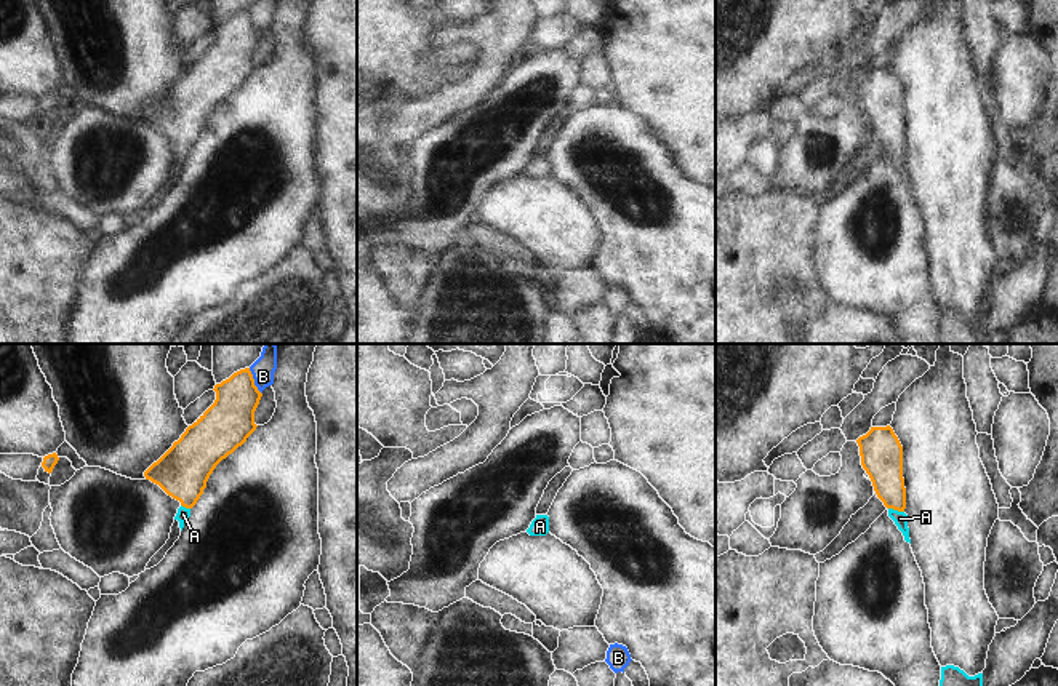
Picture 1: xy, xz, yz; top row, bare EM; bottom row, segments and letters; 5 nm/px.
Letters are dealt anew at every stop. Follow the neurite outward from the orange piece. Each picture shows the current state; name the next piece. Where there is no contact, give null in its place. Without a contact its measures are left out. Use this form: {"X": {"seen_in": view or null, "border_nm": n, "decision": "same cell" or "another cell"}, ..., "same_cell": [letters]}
{"A": {"seen_in": "yz", "border_nm": 80, "decision": "same cell"}, "B": {"seen_in": "xy", "border_nm": 150, "decision": "another cell"}, "same_cell": ["A"]}

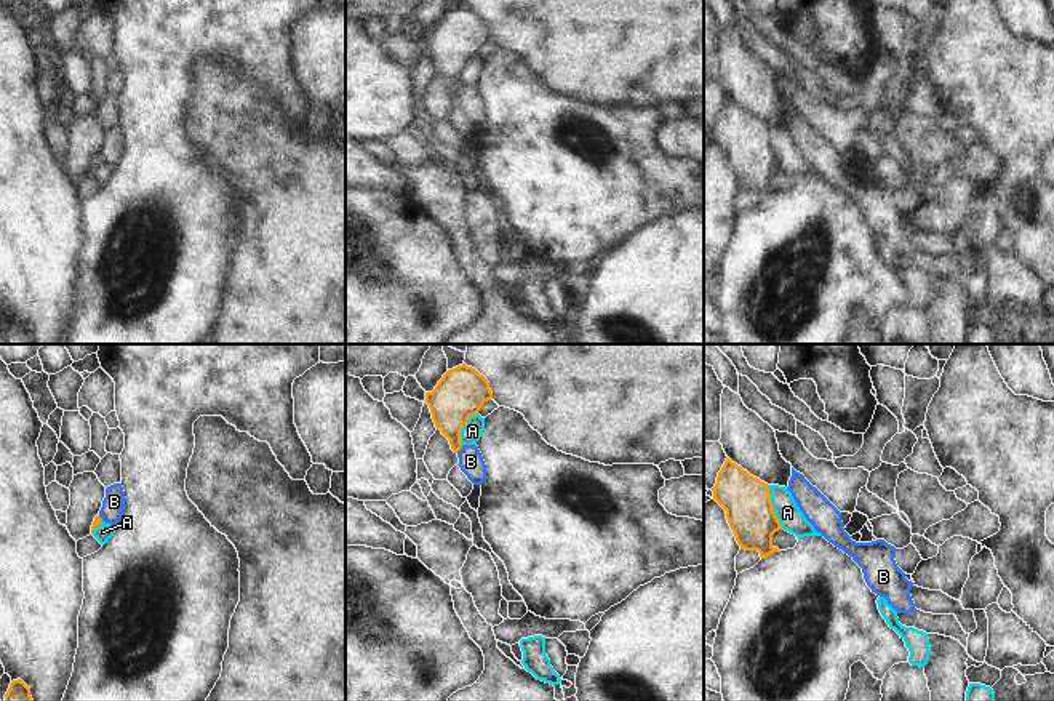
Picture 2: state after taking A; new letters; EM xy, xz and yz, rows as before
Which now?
{"A": {"seen_in": "yz", "border_nm": 240, "decision": "another cell"}, "B": {"seen_in": "xz", "border_nm": 50, "decision": "another cell"}, "same_cell": []}

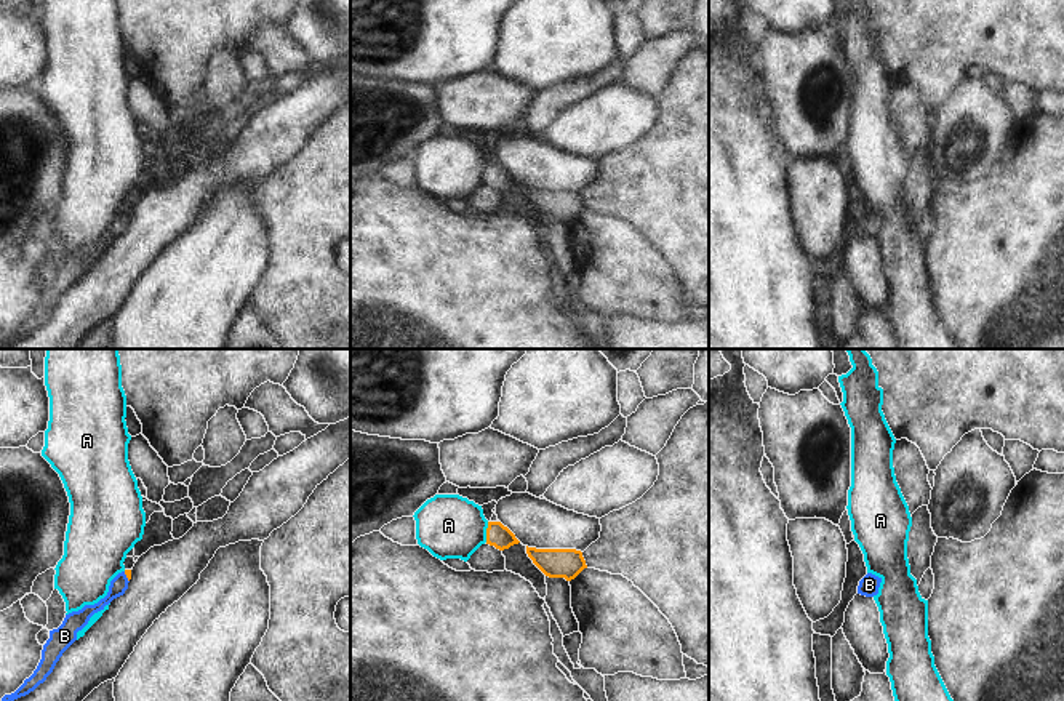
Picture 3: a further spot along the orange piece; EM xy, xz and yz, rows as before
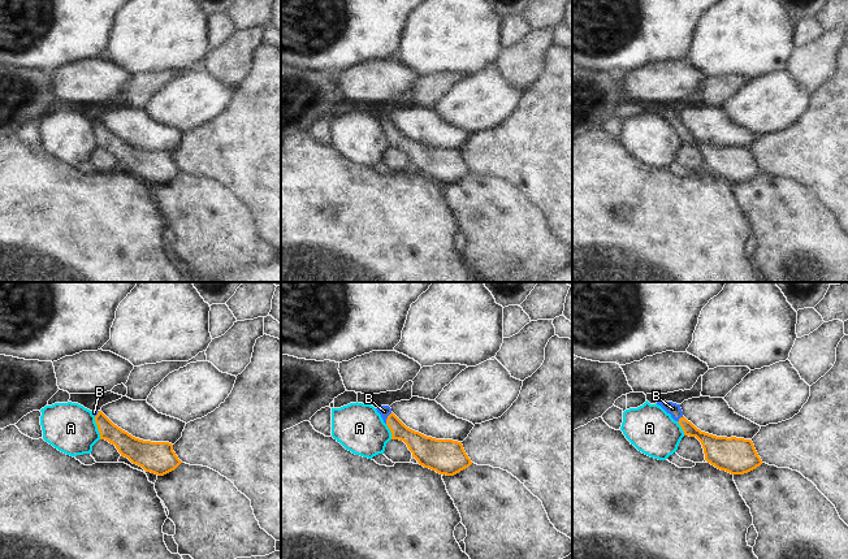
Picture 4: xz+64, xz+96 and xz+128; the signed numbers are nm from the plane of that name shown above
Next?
{"A": {"seen_in": "xz", "border_nm": 110, "decision": "another cell"}, "B": {"seen_in": "xy", "border_nm": 60, "decision": "same cell"}, "same_cell": ["B"]}

